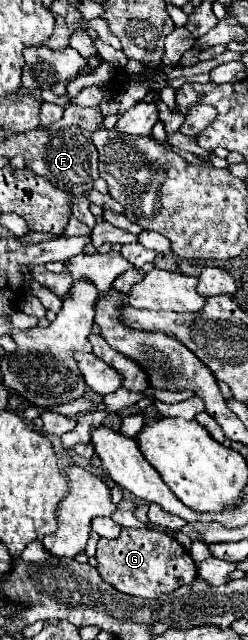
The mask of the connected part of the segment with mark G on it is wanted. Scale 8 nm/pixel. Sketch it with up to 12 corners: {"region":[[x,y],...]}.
{"region":[[121,529],[99,539],[101,579],[155,599],[191,585],[197,567],[175,537]]}

